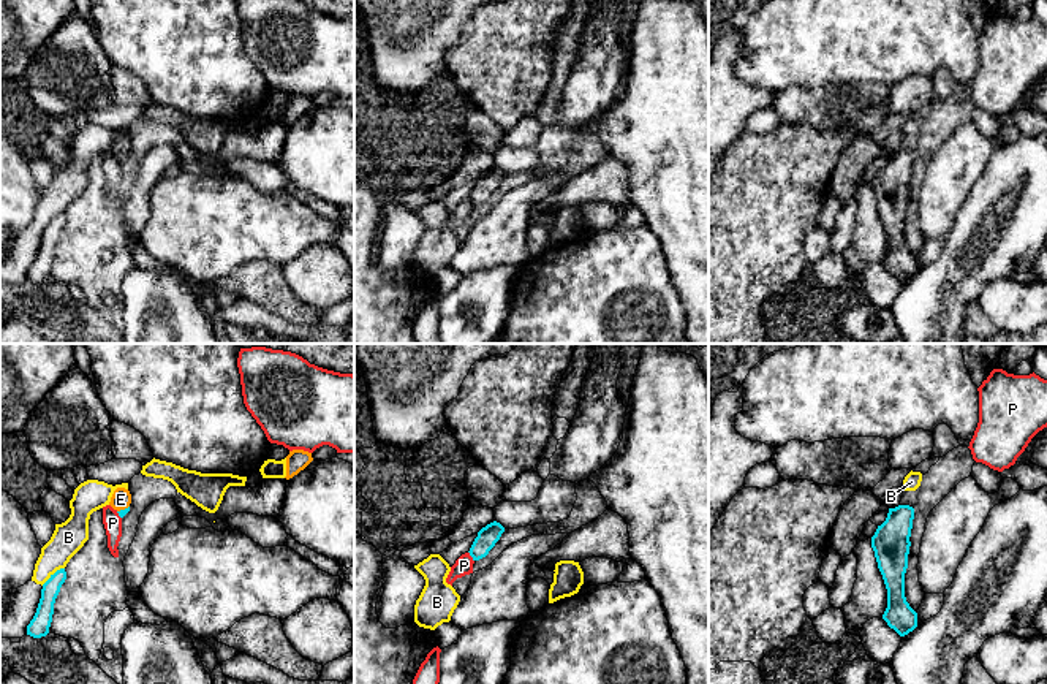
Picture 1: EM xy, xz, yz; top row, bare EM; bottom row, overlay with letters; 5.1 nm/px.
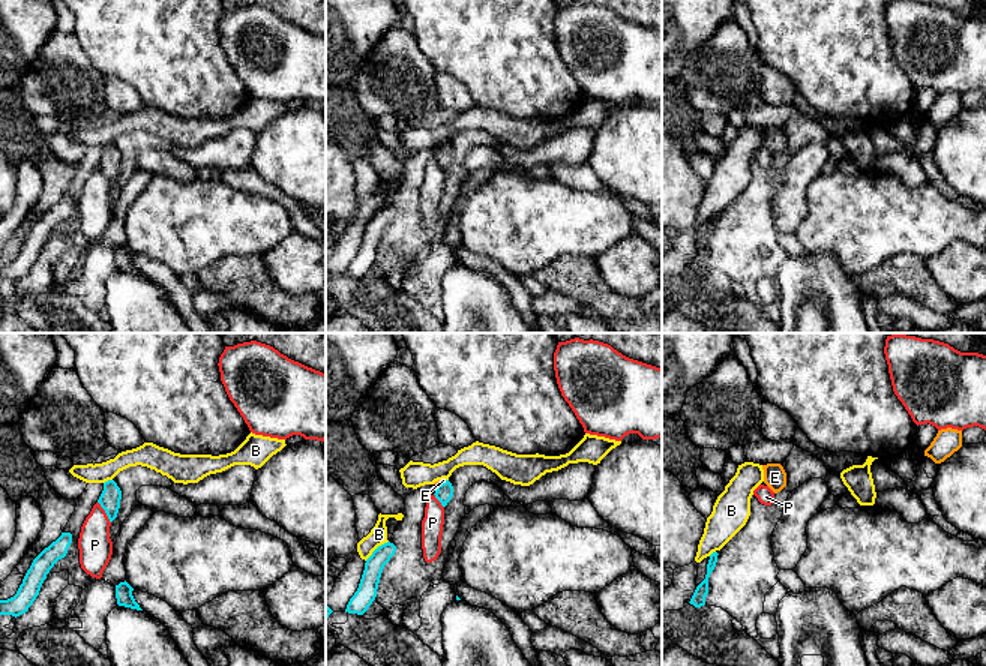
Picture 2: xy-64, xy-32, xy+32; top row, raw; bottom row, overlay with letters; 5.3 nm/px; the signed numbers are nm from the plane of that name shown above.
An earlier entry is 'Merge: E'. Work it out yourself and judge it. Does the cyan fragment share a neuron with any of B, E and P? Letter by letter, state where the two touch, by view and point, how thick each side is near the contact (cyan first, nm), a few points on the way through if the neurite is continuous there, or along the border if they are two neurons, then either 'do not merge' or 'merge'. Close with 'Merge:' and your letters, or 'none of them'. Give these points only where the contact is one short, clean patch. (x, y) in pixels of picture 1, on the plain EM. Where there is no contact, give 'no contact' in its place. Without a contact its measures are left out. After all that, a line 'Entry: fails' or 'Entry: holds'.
B: xy (54, 219) | 100/160 nm | do not merge
E: xy (122, 155) | 40/100 nm | across xy (122, 159), (122, 155), (120, 144) | merge
P: xz (470, 200) | 100/100 nm | do not merge
Merge: E
Entry: holds

